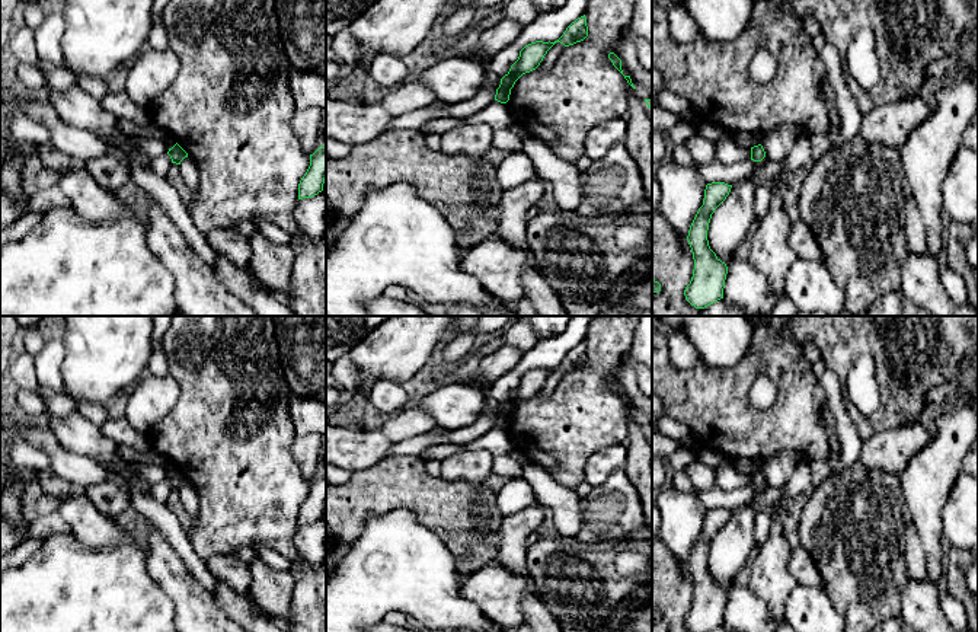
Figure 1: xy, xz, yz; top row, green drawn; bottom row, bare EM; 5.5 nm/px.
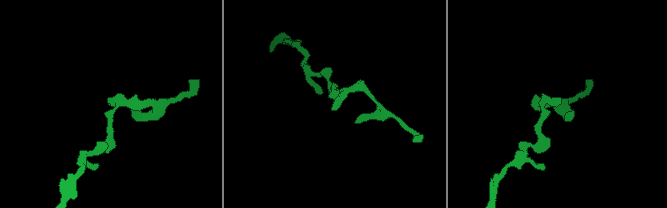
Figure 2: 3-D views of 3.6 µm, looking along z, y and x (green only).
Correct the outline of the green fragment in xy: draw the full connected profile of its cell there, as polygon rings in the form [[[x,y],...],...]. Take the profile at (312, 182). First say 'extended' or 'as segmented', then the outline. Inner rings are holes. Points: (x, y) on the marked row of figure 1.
as segmented; [[[326,147],[310,154],[310,166],[298,183],[298,200],[311,198],[323,191],[326,179]]]

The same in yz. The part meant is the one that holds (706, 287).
as segmented; [[[725,182],[707,183],[703,205],[699,208],[688,230],[687,240],[693,252],[694,269],[684,296],[696,309],[704,309],[723,299],[728,266],[710,249],[707,230],[712,214],[726,200],[731,188],[732,185]]]

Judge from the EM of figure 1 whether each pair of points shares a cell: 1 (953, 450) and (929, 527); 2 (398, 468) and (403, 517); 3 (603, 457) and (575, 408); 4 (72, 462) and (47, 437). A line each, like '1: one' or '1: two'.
1: one
2: two
3: two
4: one

